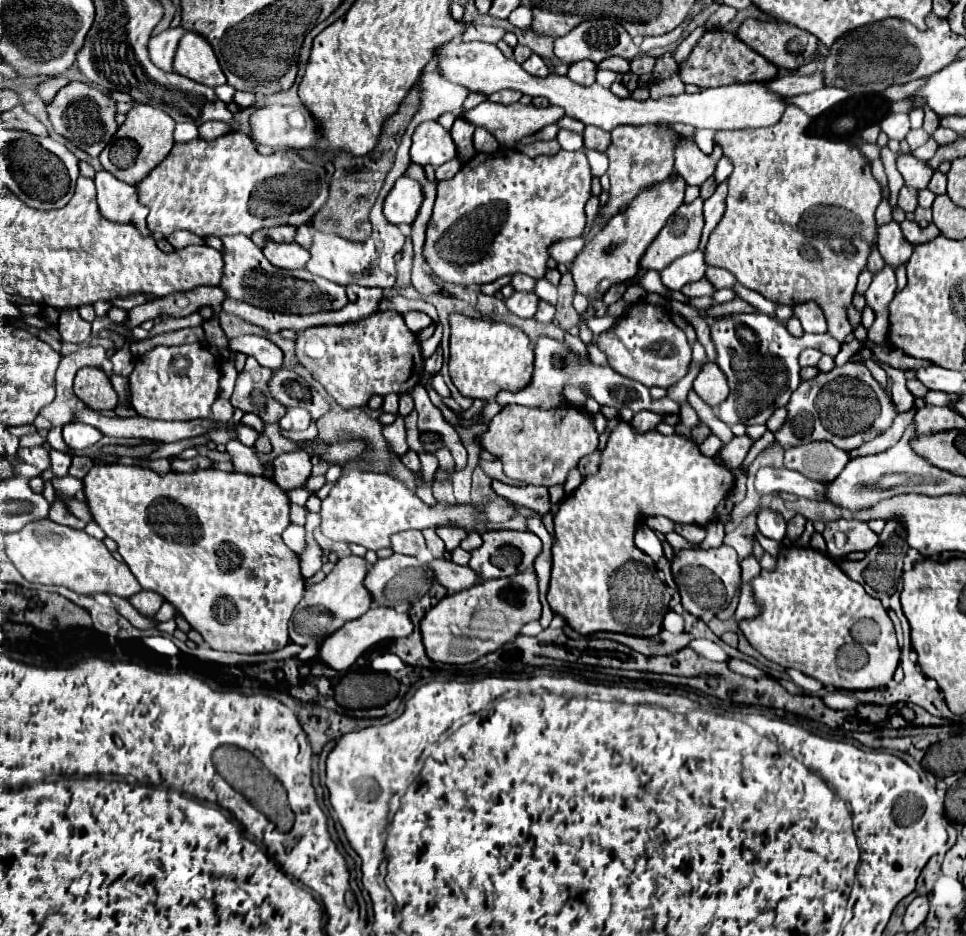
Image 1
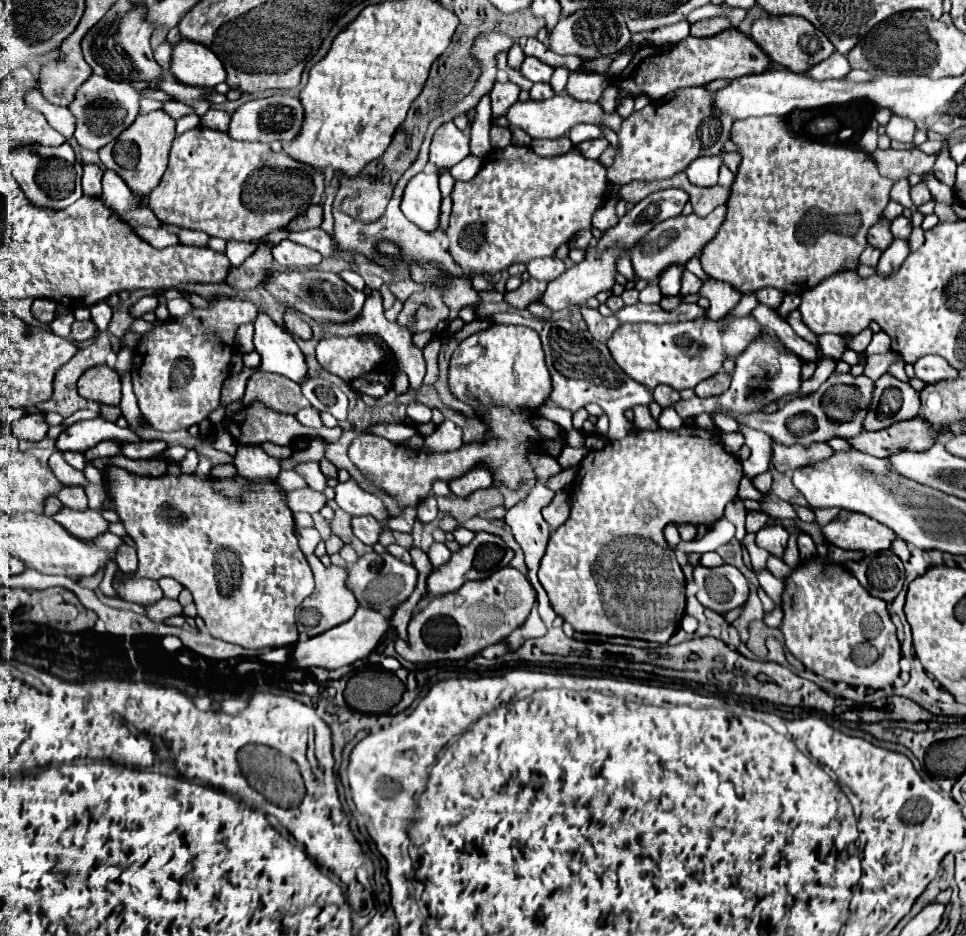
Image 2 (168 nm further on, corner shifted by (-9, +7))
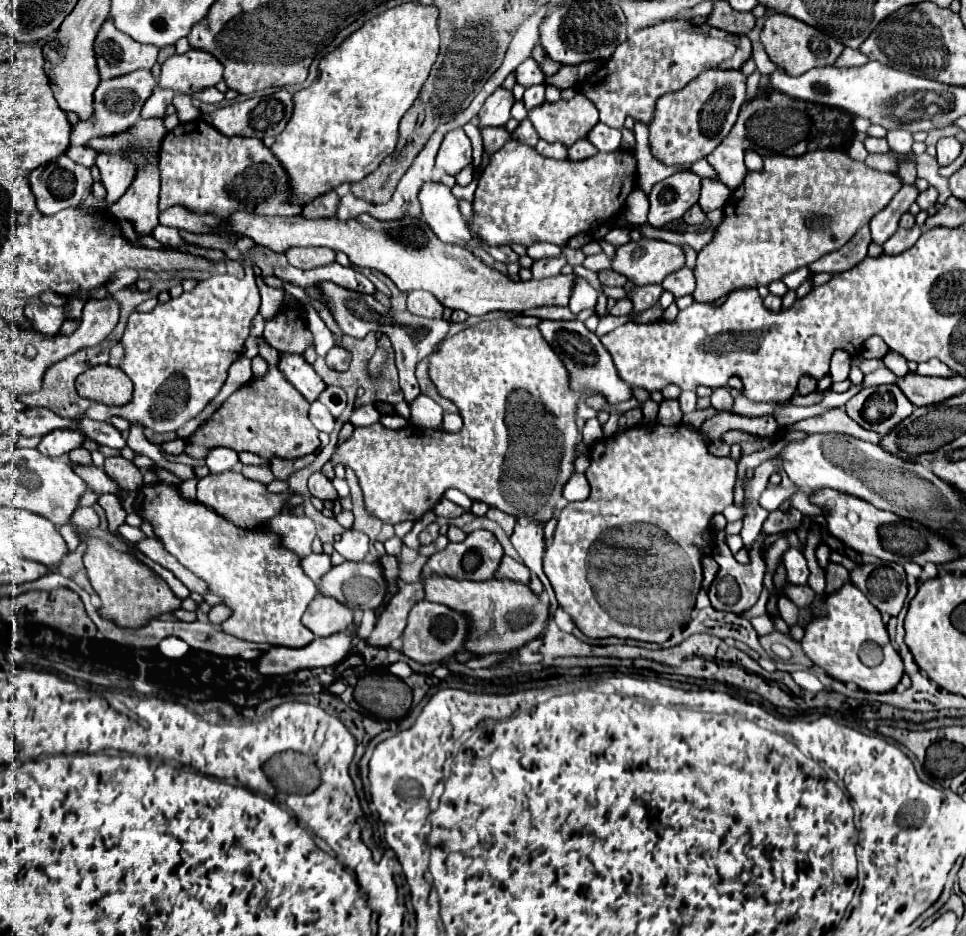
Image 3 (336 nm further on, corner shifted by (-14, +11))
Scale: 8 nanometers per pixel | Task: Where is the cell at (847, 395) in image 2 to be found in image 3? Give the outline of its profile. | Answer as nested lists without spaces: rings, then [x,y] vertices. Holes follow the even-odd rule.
[[[728,388],[712,390],[712,394],[710,394],[710,404],[712,404],[716,410],[728,410],[728,408],[732,406],[732,396],[730,396]]]

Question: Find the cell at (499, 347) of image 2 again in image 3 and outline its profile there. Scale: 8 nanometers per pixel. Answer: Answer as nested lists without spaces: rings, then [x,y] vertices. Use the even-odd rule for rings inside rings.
[[[496,318],[496,320],[482,320],[450,338],[444,338],[438,346],[438,350],[430,356],[428,362],[428,376],[432,380],[432,384],[436,386],[438,394],[442,398],[448,398],[456,404],[464,426],[458,432],[444,432],[444,430],[430,430],[430,428],[422,428],[414,425],[408,425],[406,428],[392,430],[388,429],[380,422],[370,426],[356,426],[352,436],[348,440],[344,440],[342,444],[336,446],[332,462],[338,464],[342,462],[344,466],[350,466],[360,482],[362,494],[364,494],[364,506],[366,512],[380,518],[386,524],[398,524],[404,520],[420,520],[426,512],[434,510],[434,504],[444,496],[444,492],[448,488],[458,488],[462,490],[470,500],[474,502],[484,502],[490,508],[498,508],[502,512],[508,512],[508,504],[524,504],[524,506],[546,506],[550,504],[552,508],[556,508],[558,504],[564,504],[562,498],[562,488],[564,484],[570,480],[570,476],[574,474],[574,458],[576,458],[576,438],[578,438],[578,430],[576,430],[576,406],[578,400],[586,394],[584,390],[570,390],[570,374],[566,370],[566,366],[562,364],[560,356],[550,348],[550,344],[540,336],[538,328],[524,328],[514,324],[510,318]]]

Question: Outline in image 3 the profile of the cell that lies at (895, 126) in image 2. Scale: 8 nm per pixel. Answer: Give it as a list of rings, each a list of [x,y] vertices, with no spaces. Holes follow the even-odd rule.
[[[896,130],[896,132],[888,132],[886,134],[886,140],[888,140],[888,148],[892,152],[898,152],[898,154],[908,154],[910,148],[912,148],[912,134],[910,132],[904,132],[904,130]]]

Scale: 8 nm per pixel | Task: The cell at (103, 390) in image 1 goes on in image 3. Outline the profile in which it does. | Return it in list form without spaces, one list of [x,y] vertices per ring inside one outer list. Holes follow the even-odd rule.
[[[100,364],[94,368],[88,368],[84,374],[76,380],[76,392],[82,398],[102,402],[102,404],[128,404],[132,398],[132,380],[120,372],[116,366]]]

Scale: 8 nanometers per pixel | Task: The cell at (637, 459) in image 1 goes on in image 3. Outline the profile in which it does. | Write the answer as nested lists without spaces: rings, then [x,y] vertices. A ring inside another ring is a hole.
[[[640,424],[634,428],[626,428],[606,440],[600,440],[590,448],[590,468],[586,472],[586,478],[590,482],[592,492],[584,502],[570,502],[560,510],[552,544],[546,548],[546,554],[544,554],[544,572],[556,592],[558,604],[572,616],[572,620],[576,622],[576,626],[580,628],[580,632],[584,636],[588,636],[588,638],[616,636],[616,638],[632,638],[632,640],[640,640],[640,642],[662,644],[672,636],[674,630],[688,624],[688,620],[690,620],[688,612],[692,612],[692,608],[696,604],[696,596],[700,592],[700,582],[702,582],[700,560],[702,560],[702,556],[710,556],[714,550],[714,528],[710,526],[710,520],[714,514],[722,512],[726,506],[730,506],[734,502],[736,470],[738,470],[738,466],[730,456],[726,456],[726,458],[712,456],[708,452],[708,442],[704,440],[704,436],[698,430],[688,428],[684,424],[678,424],[678,426]]]

